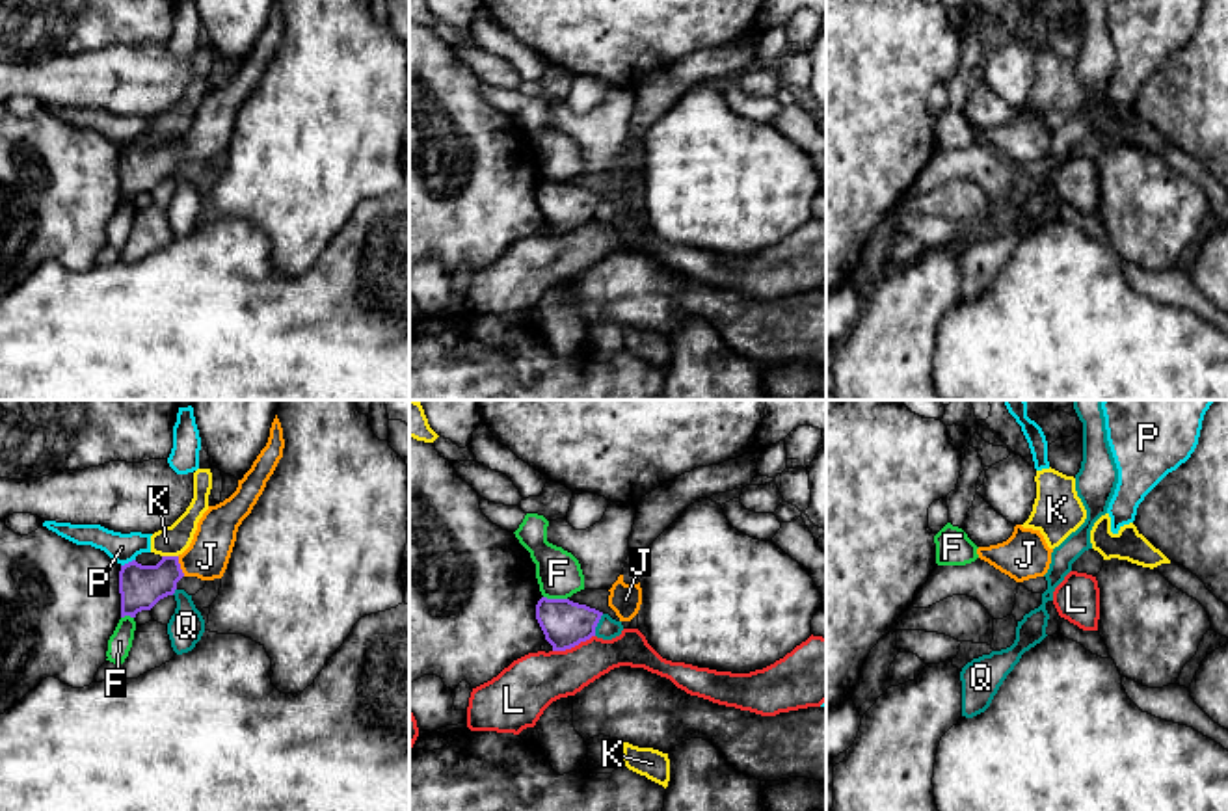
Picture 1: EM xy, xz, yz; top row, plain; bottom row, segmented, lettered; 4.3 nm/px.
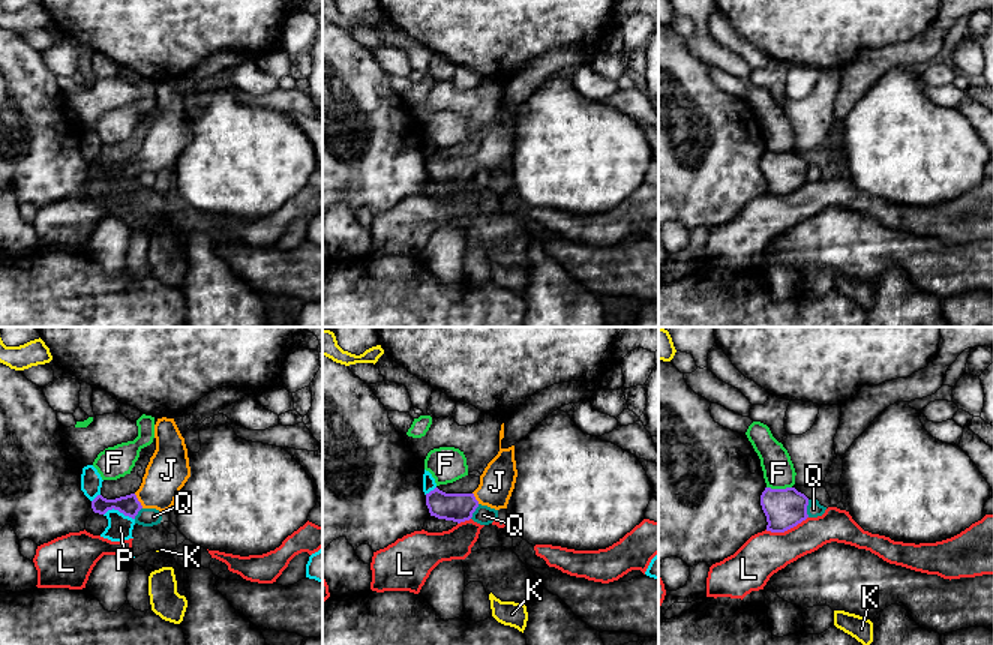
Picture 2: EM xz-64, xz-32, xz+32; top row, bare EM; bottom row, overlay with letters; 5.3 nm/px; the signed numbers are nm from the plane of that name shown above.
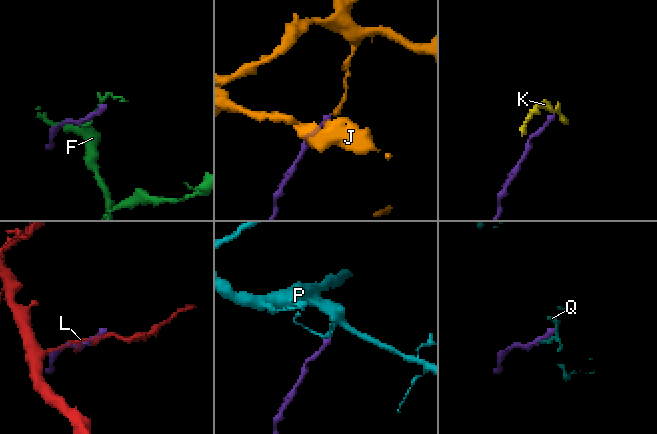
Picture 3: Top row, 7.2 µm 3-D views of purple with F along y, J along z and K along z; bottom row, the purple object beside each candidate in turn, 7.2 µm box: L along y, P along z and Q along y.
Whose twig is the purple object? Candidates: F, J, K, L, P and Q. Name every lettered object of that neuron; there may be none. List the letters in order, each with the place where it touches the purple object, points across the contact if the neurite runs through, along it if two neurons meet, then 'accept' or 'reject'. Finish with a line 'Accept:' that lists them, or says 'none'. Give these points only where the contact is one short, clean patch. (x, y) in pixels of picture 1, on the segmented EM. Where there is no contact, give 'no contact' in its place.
F: contact xz (555, 599); reject
J: contact xy (179, 566); way xy (142, 586), (159, 581), (179, 566), (207, 557); accept
K: contact xy (170, 557); border xy (162, 555), (177, 557); reject
L: contact xz (573, 646); border xz (594, 635), (570, 648), (553, 651); reject
P: contact xy (129, 562); border xy (134, 558), (121, 566); reject
Q: contact xz (596, 625); border xz (603, 614), (594, 635); reject
Accept: J

